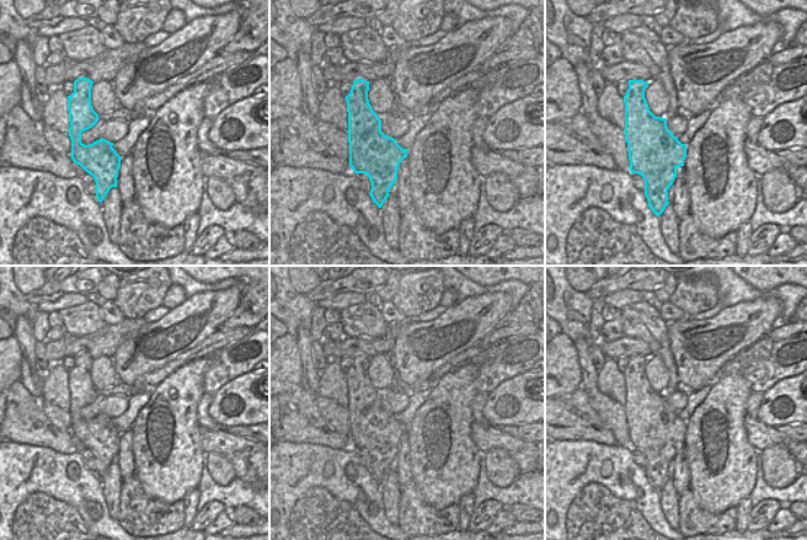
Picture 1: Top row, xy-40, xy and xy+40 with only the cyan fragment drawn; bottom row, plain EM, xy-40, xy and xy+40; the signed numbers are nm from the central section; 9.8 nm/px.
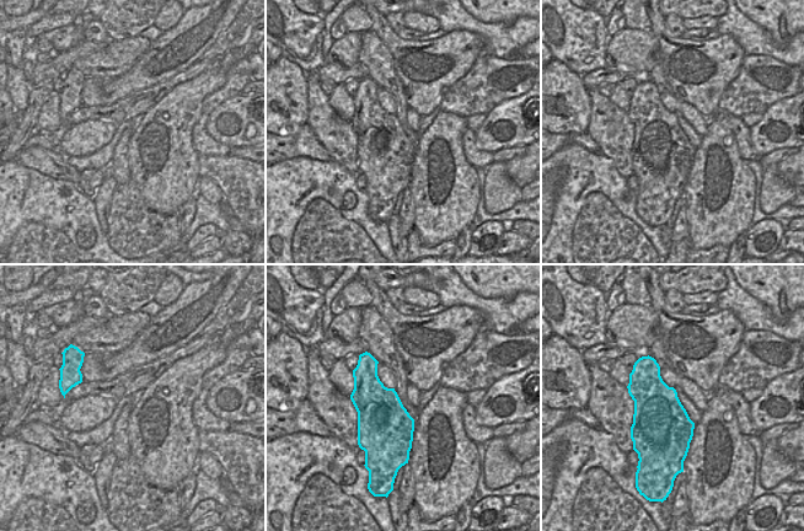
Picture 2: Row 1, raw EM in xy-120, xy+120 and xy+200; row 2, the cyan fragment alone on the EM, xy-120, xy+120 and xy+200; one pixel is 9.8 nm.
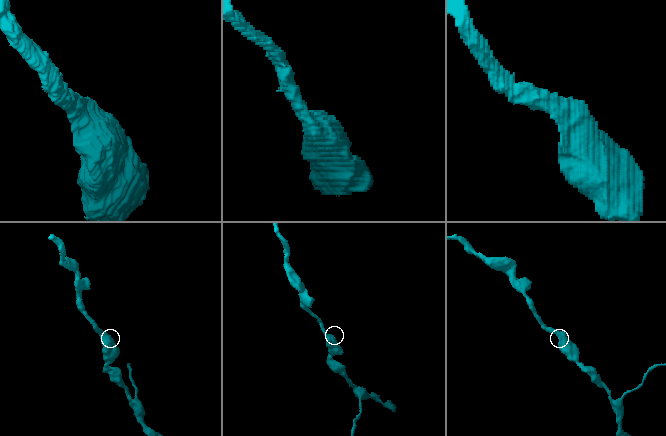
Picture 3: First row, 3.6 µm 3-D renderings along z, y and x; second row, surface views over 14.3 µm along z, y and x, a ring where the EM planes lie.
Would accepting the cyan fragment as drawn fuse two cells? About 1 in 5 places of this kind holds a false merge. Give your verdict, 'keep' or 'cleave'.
keep

